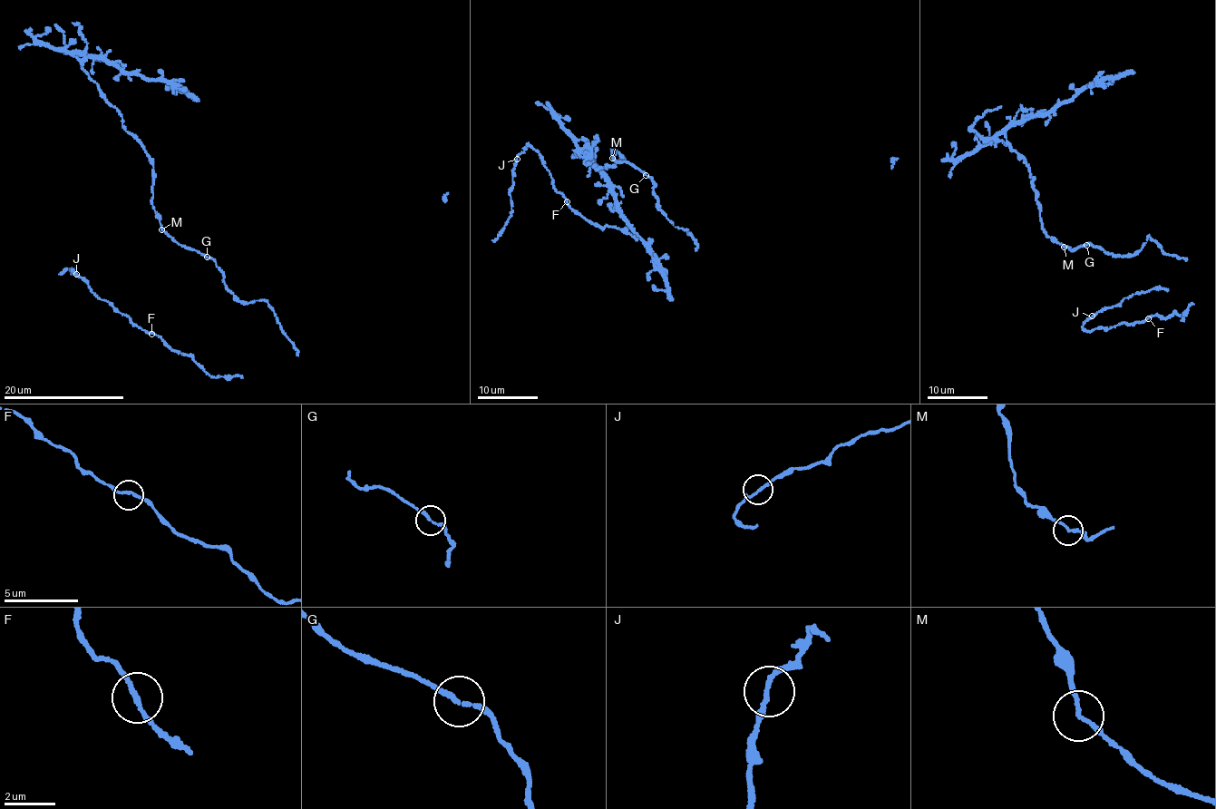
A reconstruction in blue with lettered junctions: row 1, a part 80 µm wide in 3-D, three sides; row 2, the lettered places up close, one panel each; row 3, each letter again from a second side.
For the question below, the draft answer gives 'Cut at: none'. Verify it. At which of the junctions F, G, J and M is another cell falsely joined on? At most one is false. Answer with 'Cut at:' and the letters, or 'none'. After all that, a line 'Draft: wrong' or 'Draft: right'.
Cut at: none
Draft: right

